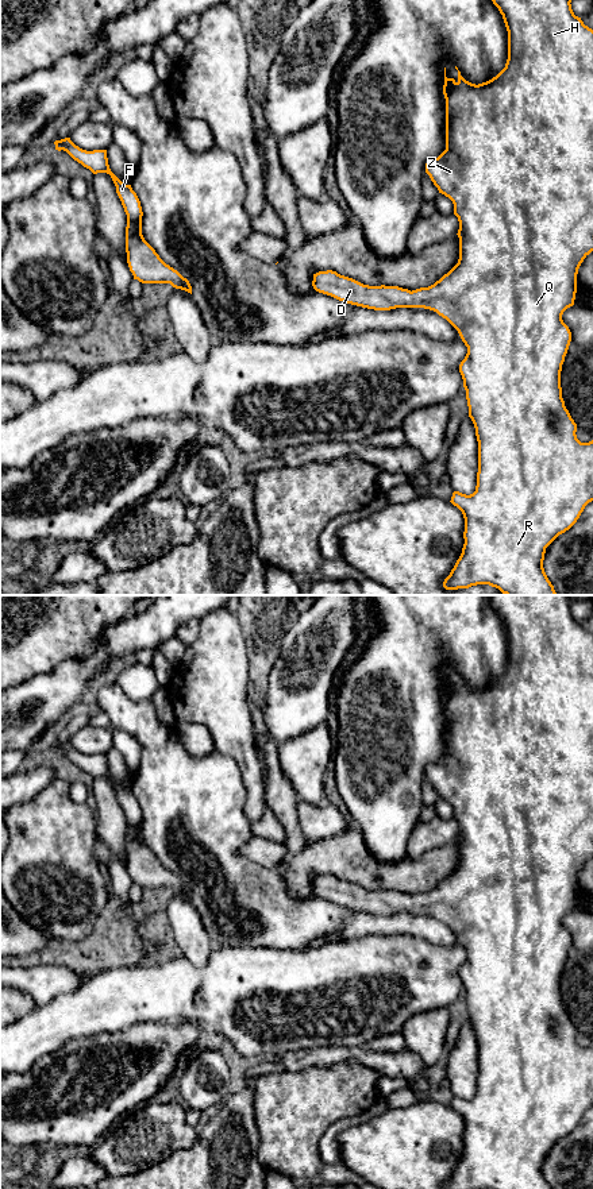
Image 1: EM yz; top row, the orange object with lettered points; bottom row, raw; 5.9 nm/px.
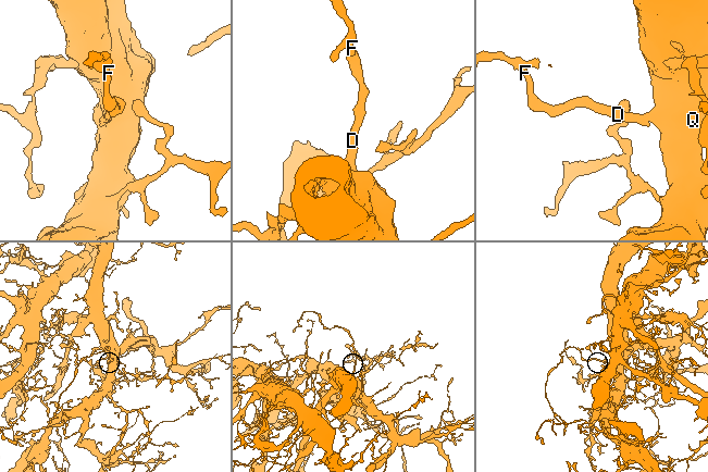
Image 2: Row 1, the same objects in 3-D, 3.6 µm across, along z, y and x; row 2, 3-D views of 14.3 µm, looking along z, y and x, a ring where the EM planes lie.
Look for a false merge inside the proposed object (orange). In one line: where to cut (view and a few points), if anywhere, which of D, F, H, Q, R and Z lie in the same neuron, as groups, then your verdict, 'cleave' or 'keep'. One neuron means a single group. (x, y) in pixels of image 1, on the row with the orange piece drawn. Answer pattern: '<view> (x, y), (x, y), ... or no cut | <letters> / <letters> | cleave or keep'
no cut | D F H Q R Z | keep

